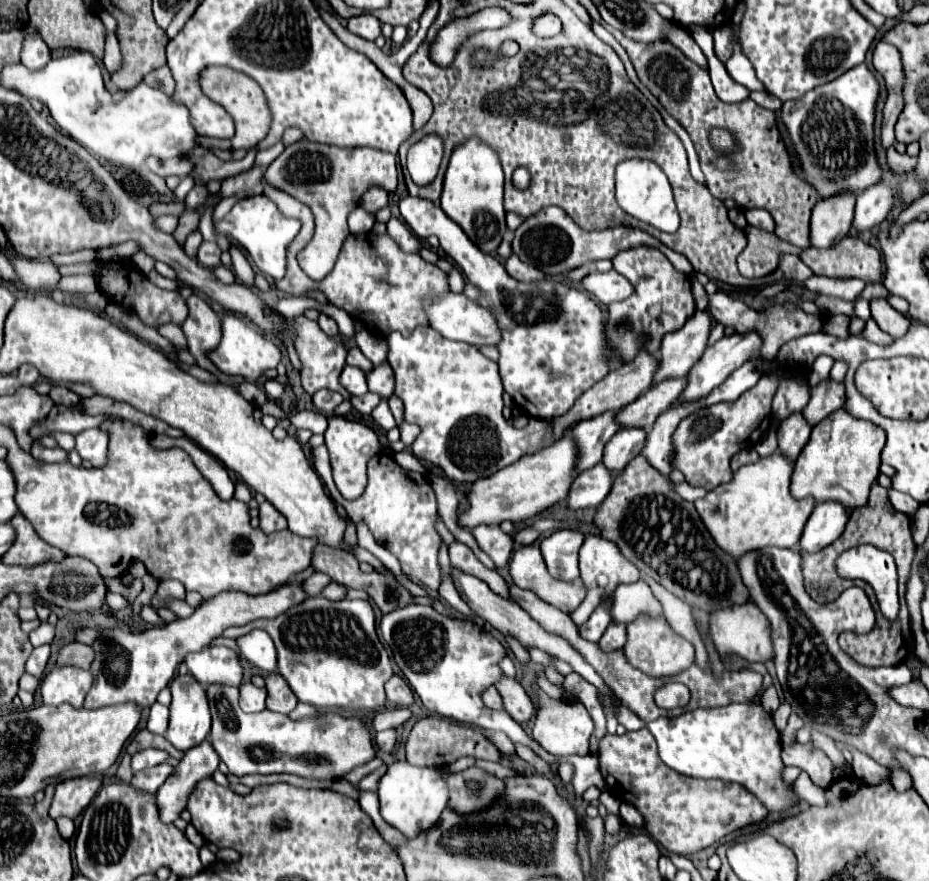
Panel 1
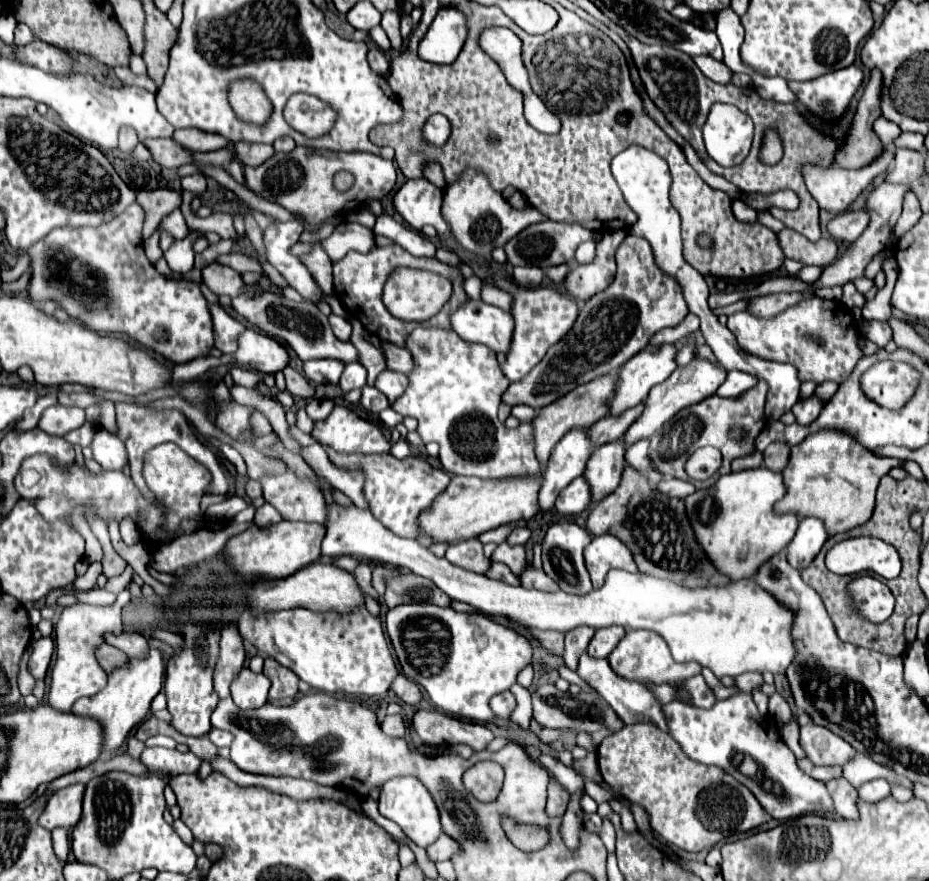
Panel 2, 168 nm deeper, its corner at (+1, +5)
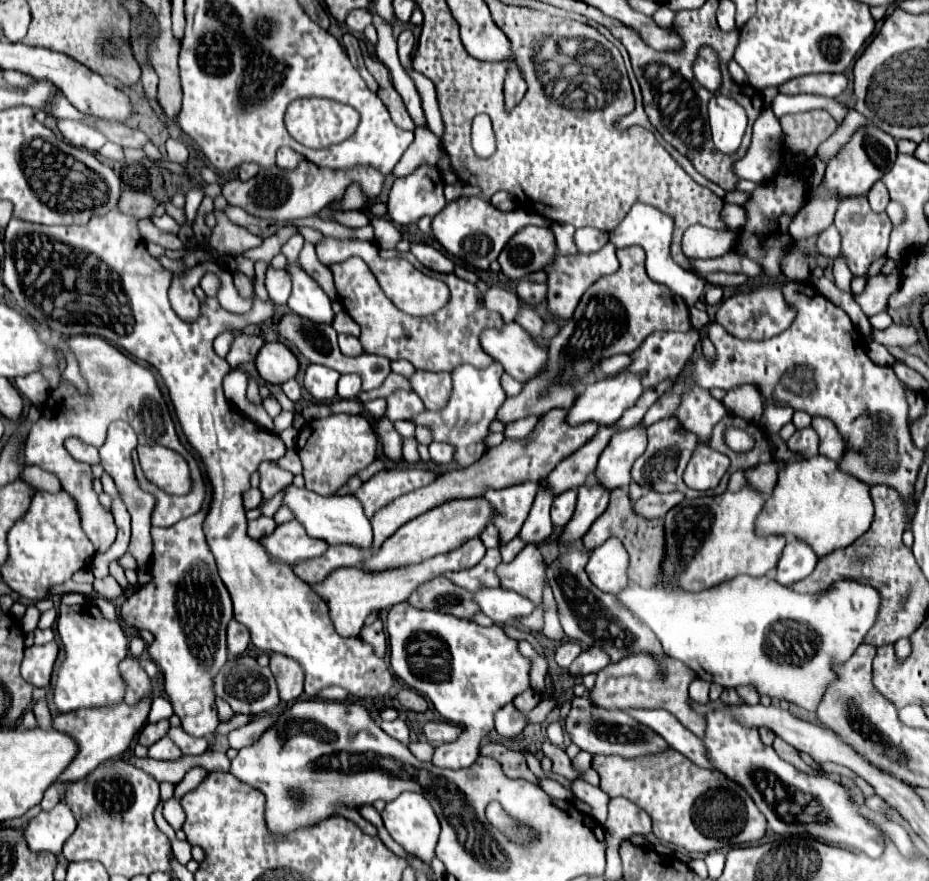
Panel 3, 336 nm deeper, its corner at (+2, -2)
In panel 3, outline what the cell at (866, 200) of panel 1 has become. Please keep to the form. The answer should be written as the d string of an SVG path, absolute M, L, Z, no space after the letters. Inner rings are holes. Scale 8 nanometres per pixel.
M829 227L827 231L823 231L815 243L817 251L829 259L835 259L841 253L841 235L837 233L835 227Z

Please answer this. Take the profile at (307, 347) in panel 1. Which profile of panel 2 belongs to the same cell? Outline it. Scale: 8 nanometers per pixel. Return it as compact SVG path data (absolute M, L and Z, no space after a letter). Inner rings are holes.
M306 360L304 362L304 374L312 384L338 384L342 370L344 370L344 362L338 360Z

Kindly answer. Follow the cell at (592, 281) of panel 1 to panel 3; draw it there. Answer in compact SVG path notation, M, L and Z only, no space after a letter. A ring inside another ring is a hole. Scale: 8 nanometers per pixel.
M607 243L603 249L599 249L593 255L561 255L557 253L555 259L545 267L547 273L547 311L557 319L569 319L573 315L573 309L577 307L577 301L589 289L593 281L601 275L609 275L617 271L617 257L615 257L615 245Z

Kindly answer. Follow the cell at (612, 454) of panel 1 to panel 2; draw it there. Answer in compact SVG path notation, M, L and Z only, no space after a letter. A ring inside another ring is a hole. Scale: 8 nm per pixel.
M624 438L608 442L594 450L594 458L590 458L590 466L586 466L584 474L584 478L590 480L590 486L594 490L594 502L602 500L604 494L610 494L618 488L626 464L624 454L626 454Z

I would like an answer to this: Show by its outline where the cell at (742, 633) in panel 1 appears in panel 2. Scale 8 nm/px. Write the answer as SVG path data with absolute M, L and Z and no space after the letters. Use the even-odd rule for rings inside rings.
M328 506L328 524L326 524L326 536L322 542L322 556L354 556L360 560L378 560L382 564L390 564L392 568L408 568L410 572L428 578L434 582L442 592L446 592L452 600L466 602L474 606L476 610L482 610L488 616L500 616L500 618L514 618L516 622L522 622L524 626L534 626L538 630L560 630L568 632L576 626L624 626L624 630L636 630L646 628L652 632L658 632L666 644L670 646L670 652L674 660L688 662L694 660L700 666L708 666L716 678L722 676L740 676L744 672L772 672L772 674L784 674L786 666L790 664L790 658L794 658L794 646L790 642L790 612L782 610L766 590L762 590L752 578L736 580L730 586L720 588L706 588L706 590L686 590L684 586L678 586L674 582L666 582L642 572L626 572L626 570L610 570L606 582L602 588L592 590L584 596L572 596L562 590L558 592L540 592L540 590L528 590L524 586L506 586L504 582L494 582L488 576L468 572L464 568L458 568L450 564L446 558L436 558L428 548L418 546L418 542L410 542L402 536L392 534L386 530L372 514L370 510L360 510L356 506L342 508L342 506Z

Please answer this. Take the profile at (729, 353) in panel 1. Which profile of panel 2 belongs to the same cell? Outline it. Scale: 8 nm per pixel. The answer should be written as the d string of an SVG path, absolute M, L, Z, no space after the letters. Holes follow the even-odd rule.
M694 358L690 364L680 366L678 370L674 370L670 374L670 378L666 378L666 382L654 386L654 390L650 390L646 402L646 414L642 414L642 418L638 418L638 422L634 422L634 426L630 426L630 430L626 432L626 444L634 444L638 438L650 438L656 430L660 430L672 416L676 416L682 408L688 408L696 402L702 402L704 398L712 396L716 392L716 388L726 380L726 368L720 362L712 362L706 358Z

